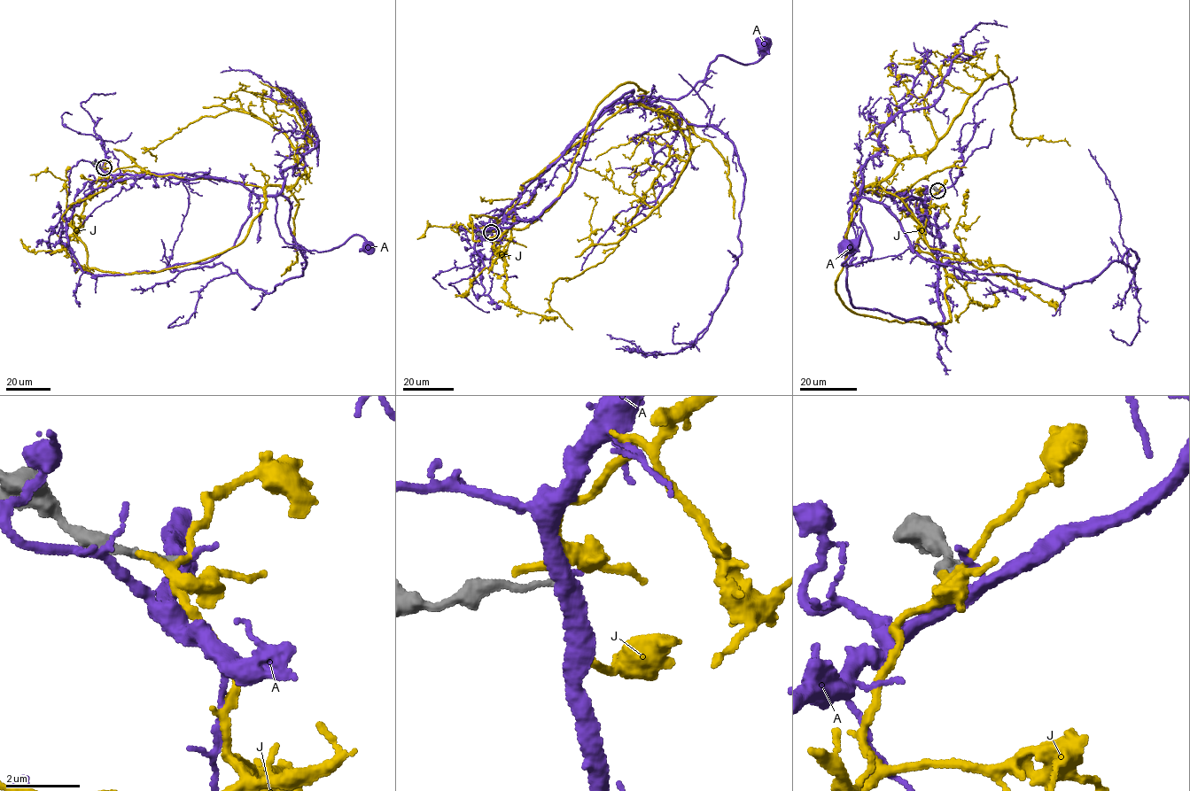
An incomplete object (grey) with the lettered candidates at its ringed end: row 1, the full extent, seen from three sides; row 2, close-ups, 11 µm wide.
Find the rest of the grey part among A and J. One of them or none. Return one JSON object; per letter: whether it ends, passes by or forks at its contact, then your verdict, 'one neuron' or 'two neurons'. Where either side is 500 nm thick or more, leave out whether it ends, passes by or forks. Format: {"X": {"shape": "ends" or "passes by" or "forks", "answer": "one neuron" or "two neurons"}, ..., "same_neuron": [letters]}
{"A": {"shape": "passes by", "answer": "two neurons"}, "J": {"shape": "forks", "answer": "two neurons"}, "same_neuron": []}

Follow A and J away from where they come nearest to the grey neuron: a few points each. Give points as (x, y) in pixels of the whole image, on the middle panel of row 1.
A: (491, 233), (495, 219), (615, 104), (662, 96), (677, 99), (705, 78), (719, 56), (753, 64), (763, 42)
J: (490, 232), (470, 214), (486, 240), (550, 206), (618, 87), (672, 114), (672, 190), (553, 284), (572, 329)

